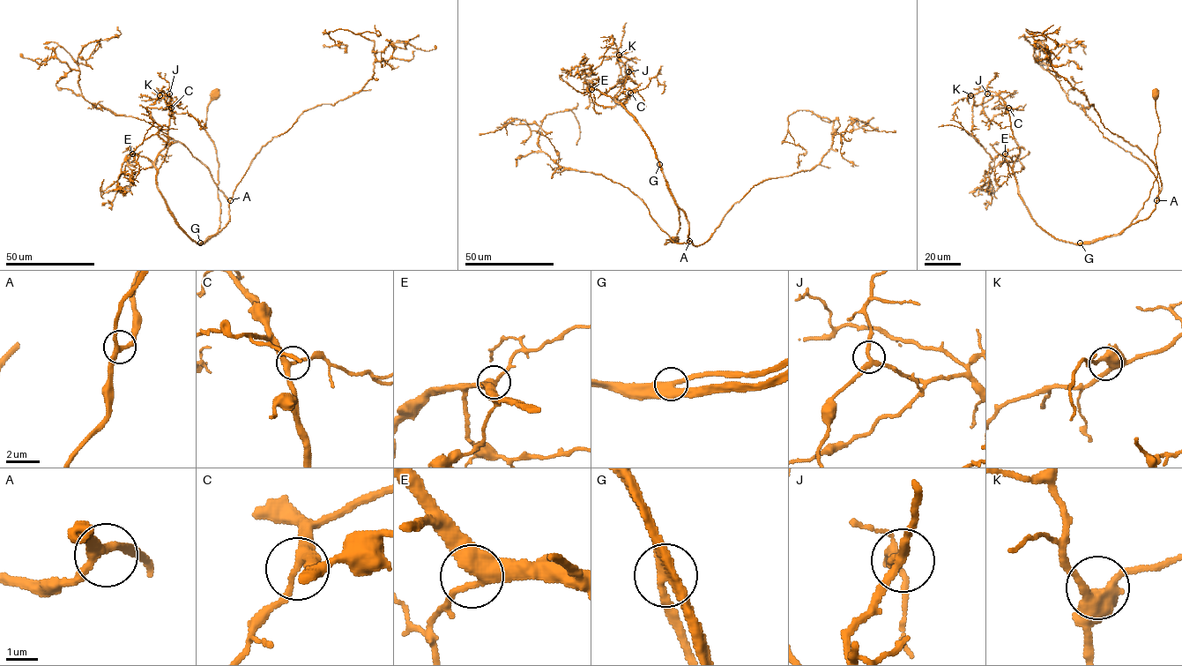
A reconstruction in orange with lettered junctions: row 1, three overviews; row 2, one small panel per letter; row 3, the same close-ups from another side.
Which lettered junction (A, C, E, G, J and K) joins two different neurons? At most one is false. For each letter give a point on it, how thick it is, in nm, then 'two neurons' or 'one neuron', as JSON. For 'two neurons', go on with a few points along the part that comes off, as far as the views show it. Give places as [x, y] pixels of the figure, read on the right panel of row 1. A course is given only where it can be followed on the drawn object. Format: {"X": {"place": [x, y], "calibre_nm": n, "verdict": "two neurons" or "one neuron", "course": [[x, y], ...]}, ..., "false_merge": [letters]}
{"A": {"place": [1156, 200], "calibre_nm": 280, "verdict": "one neuron"}, "C": {"place": [1008, 108], "calibre_nm": 280, "verdict": "one neuron"}, "E": {"place": [1005, 153], "calibre_nm": 400, "verdict": "one neuron"}, "G": {"place": [1080, 243], "calibre_nm": 320, "verdict": "one neuron"}, "J": {"place": [987, 93], "calibre_nm": 240, "verdict": "one neuron"}, "K": {"place": [970, 95], "calibre_nm": 460, "verdict": "one neuron"}, "false_merge": []}

